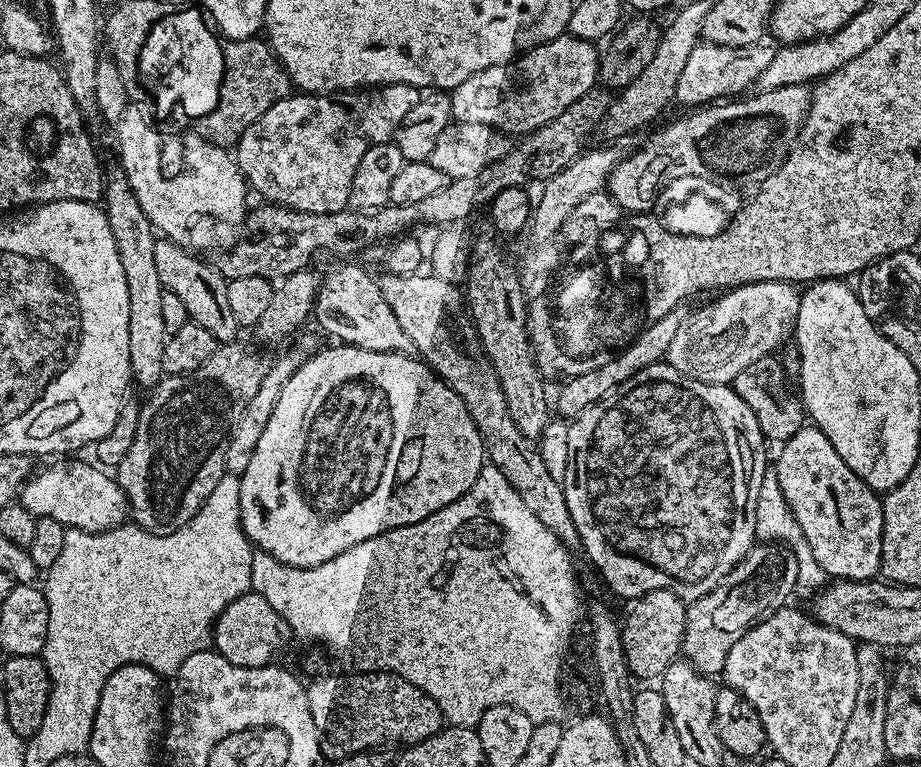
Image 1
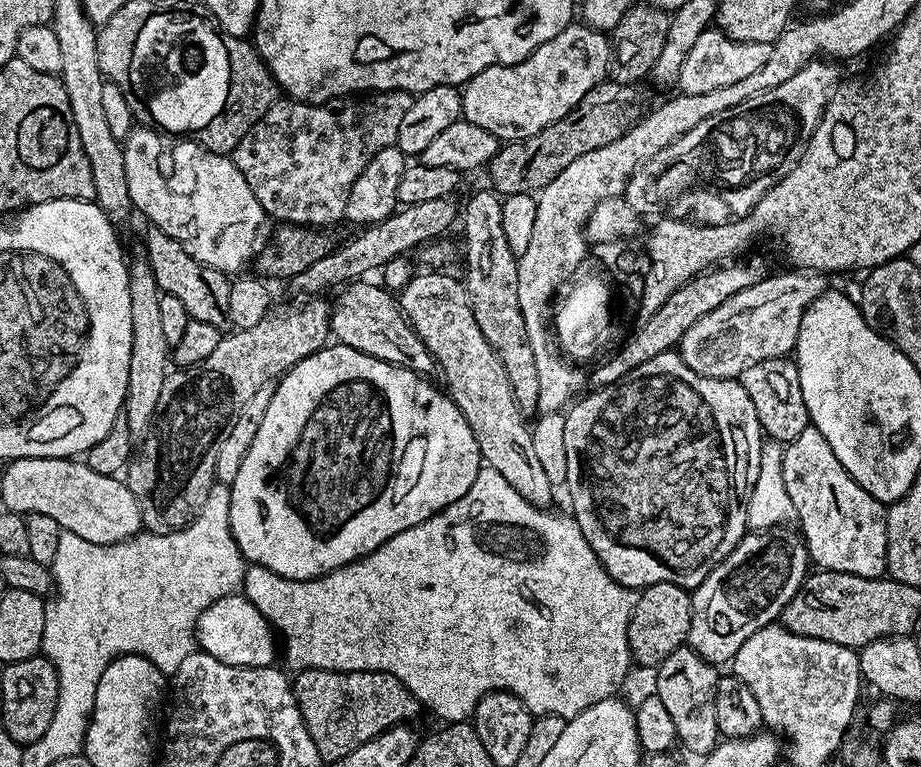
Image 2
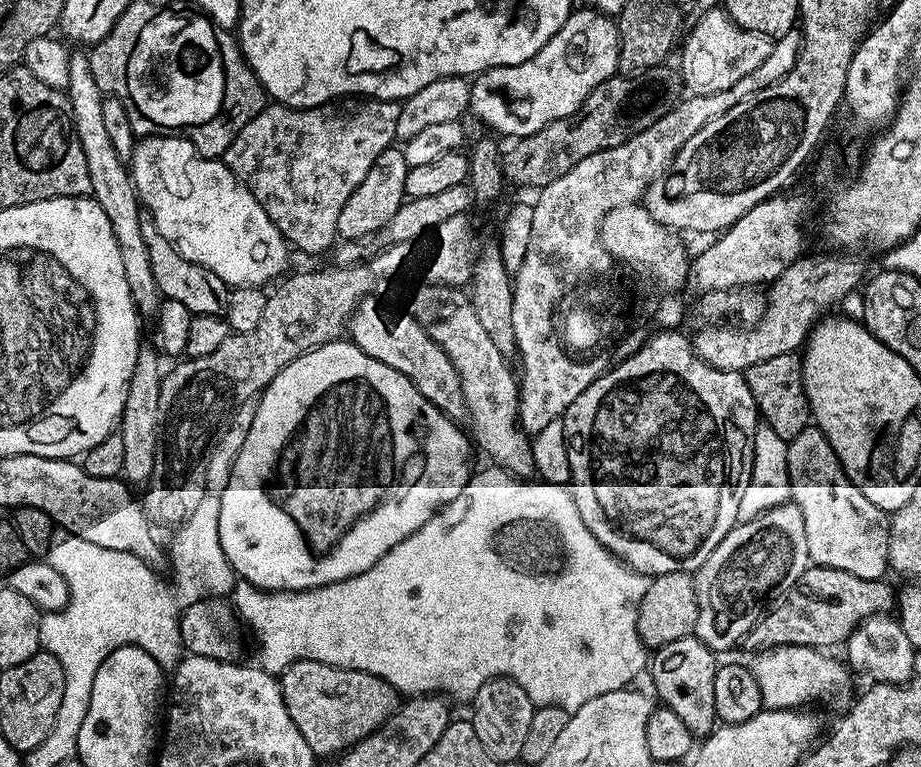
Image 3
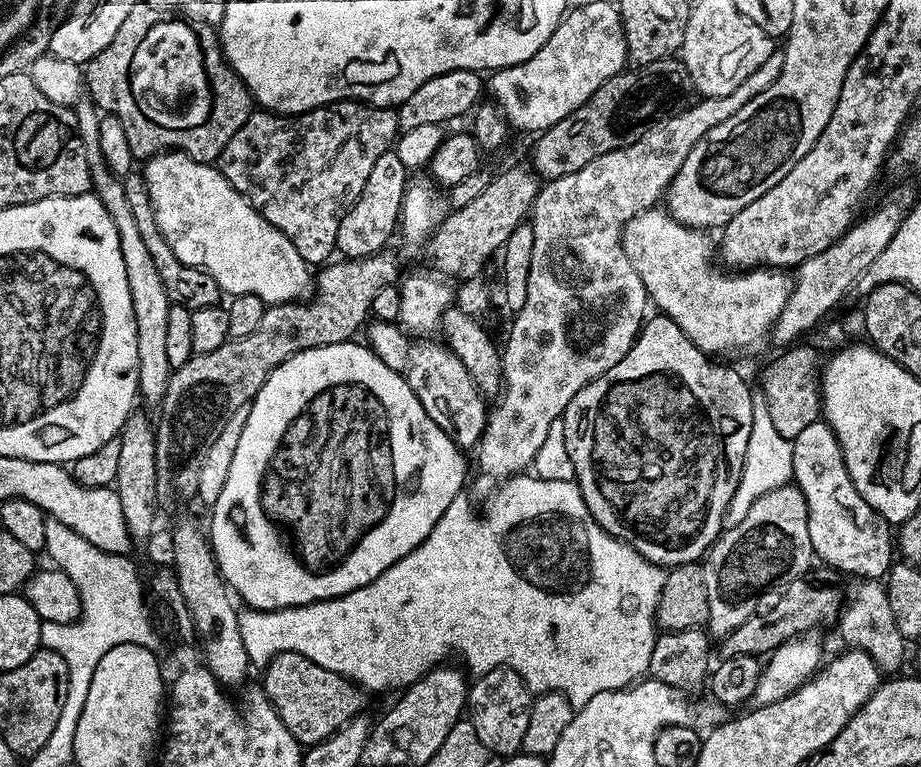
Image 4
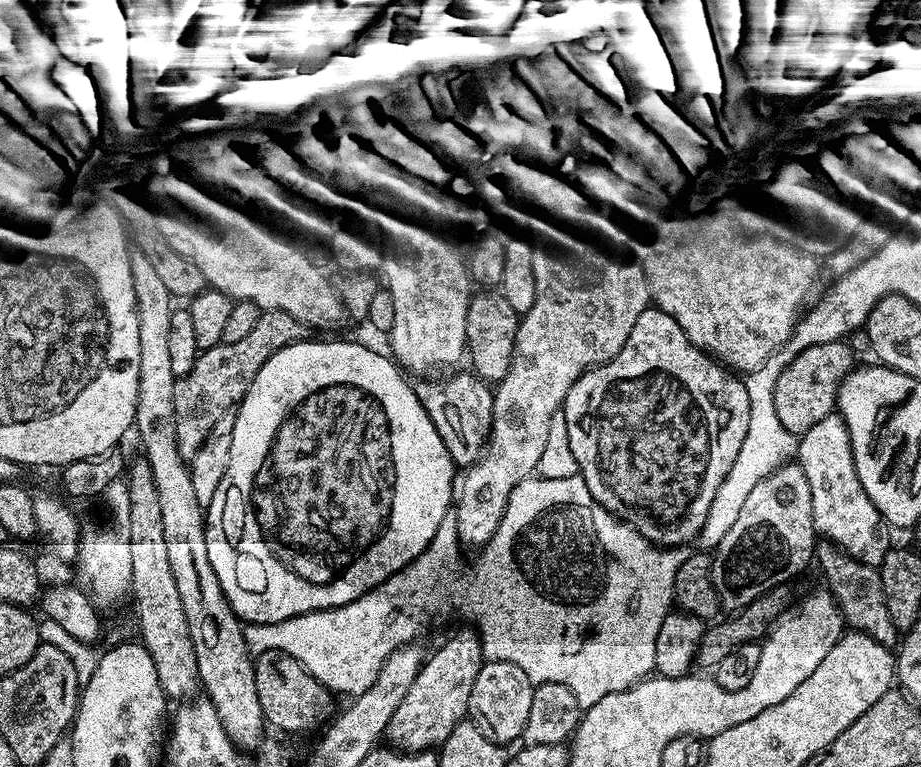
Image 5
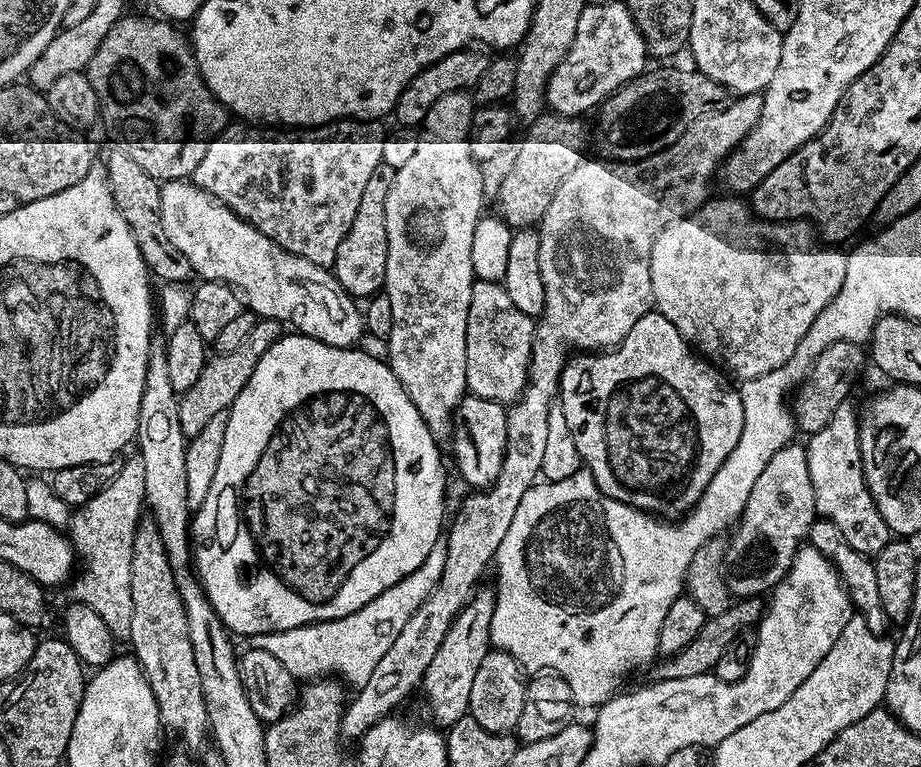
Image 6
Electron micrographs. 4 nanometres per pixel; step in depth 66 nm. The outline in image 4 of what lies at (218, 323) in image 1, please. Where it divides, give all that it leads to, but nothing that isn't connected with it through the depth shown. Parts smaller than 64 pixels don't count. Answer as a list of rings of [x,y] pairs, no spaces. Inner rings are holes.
[[[129,174],[123,177],[123,182],[130,211],[134,213],[134,222],[138,225],[144,245],[154,262],[154,267],[158,270],[158,275],[162,278],[162,286],[166,286],[168,299],[174,304],[181,304],[191,309],[220,304],[222,293],[218,282],[214,282],[214,278],[210,278],[208,272],[203,272],[194,266],[186,266],[186,262],[182,262],[178,254],[170,250],[170,242],[166,242],[162,230],[158,230],[158,222],[154,218],[154,206],[150,202],[150,190],[146,190],[143,175]]]

